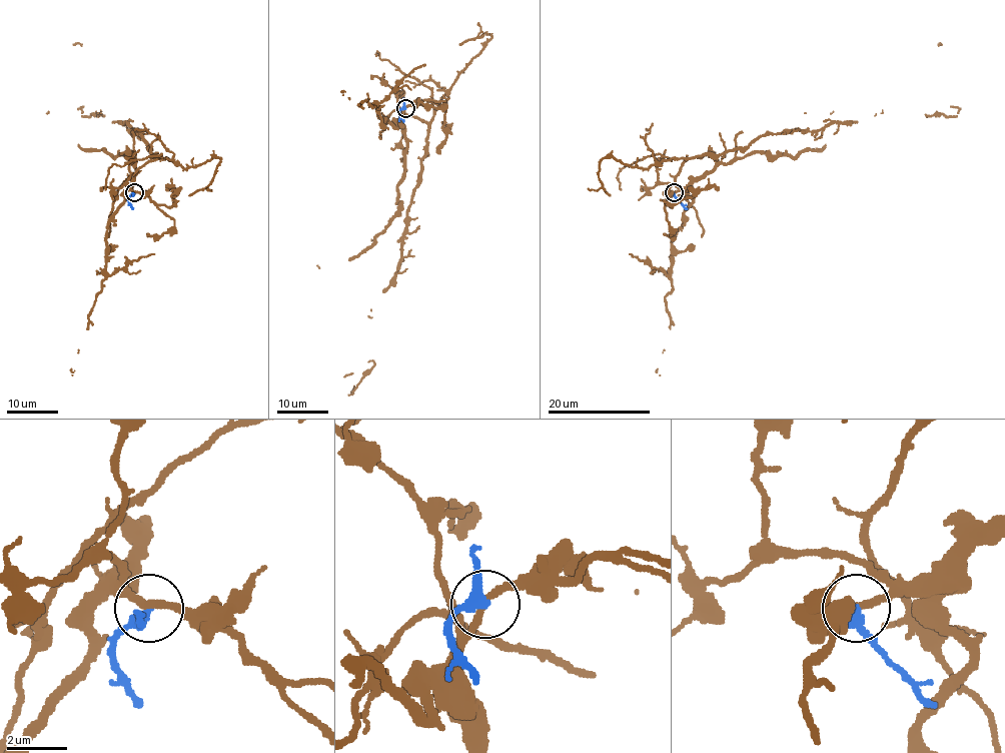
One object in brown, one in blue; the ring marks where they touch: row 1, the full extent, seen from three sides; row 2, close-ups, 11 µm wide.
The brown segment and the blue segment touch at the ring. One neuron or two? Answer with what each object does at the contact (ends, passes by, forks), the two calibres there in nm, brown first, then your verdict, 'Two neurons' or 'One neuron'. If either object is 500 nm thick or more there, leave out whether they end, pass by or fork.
At the ring brown passes by. At the ring blue passes by. Thickness 240 nm (brown) against 300 nm. Two neurons

